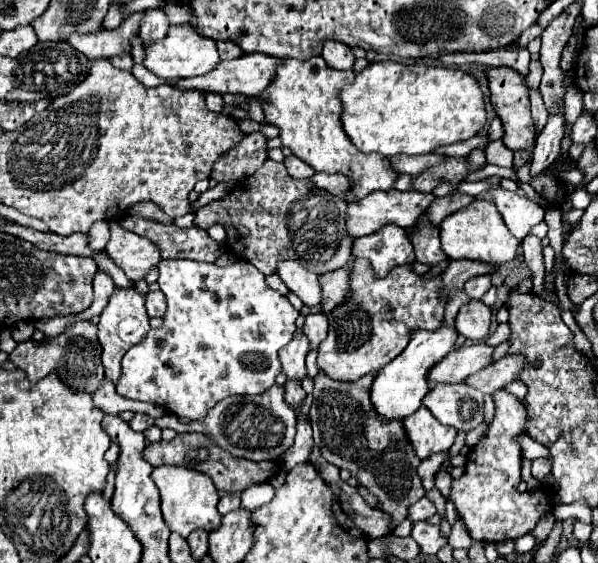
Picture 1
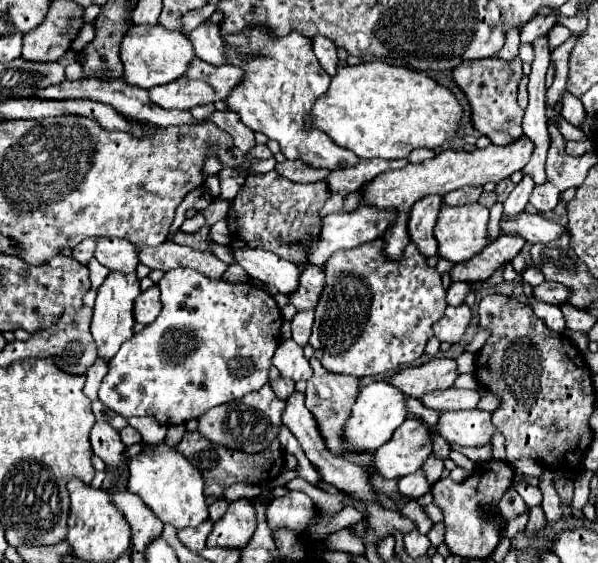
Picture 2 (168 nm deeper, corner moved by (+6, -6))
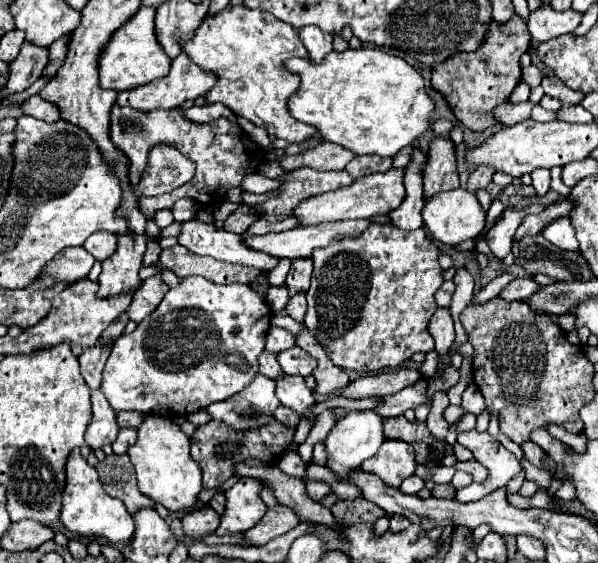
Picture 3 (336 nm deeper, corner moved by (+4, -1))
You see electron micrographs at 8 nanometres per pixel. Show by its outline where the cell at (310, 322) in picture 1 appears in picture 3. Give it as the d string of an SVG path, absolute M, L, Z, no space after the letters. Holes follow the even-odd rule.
M299 293L299 295L291 297L289 303L287 303L287 307L285 307L285 311L287 311L295 321L303 323L303 319L305 319L305 311L307 311L307 299L305 299L305 295Z

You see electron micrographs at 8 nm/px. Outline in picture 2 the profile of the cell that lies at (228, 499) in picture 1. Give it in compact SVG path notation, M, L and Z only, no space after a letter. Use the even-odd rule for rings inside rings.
M219 498L219 500L215 500L211 506L209 506L209 518L213 520L213 522L217 522L223 514L225 514L225 510L227 510L227 500L225 498Z

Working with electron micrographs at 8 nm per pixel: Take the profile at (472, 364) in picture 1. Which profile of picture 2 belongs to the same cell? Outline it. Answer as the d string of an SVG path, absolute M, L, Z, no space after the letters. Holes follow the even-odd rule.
M433 358L431 362L427 362L423 366L405 368L385 380L391 382L405 396L421 398L427 392L449 388L455 382L455 378L459 376L455 368L457 368L457 364L453 358Z

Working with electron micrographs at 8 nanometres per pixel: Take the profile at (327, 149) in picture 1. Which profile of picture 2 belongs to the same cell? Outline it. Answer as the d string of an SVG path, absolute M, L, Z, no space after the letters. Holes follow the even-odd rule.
M255 26L253 30L245 28L239 34L227 34L227 36L223 36L223 42L225 42L225 52L227 52L227 64L237 66L237 68L243 70L241 82L231 90L231 94L223 102L227 104L229 110L239 114L239 118L245 126L249 126L253 132L263 132L271 140L275 138L281 144L281 152L285 154L287 160L297 160L299 158L299 160L305 160L307 164L311 164L315 168L331 168L331 170L337 170L341 166L351 166L359 160L353 152L347 152L345 148L339 148L333 140L329 140L325 136L325 132L303 128L303 120L305 120L307 112L311 110L313 102L321 94L327 92L329 82L331 82L331 76L319 66L309 38L299 36L299 32L291 32L287 36L275 36L267 28ZM241 56L251 56L251 60L245 62L245 60L241 60Z

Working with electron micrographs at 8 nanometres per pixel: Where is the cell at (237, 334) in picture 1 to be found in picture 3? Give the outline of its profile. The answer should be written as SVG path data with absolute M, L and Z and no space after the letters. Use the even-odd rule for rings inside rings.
M185 277L167 291L159 307L145 317L133 333L121 335L109 353L103 369L101 393L115 411L139 411L143 415L187 417L211 403L225 401L245 389L257 375L259 355L265 351L265 337L273 311L263 293L251 285L217 285L205 277Z

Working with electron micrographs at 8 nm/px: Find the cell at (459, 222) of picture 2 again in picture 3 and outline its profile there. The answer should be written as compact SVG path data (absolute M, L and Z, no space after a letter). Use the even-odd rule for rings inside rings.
M453 189L425 199L423 221L435 241L441 241L445 245L457 245L461 241L475 239L485 229L485 211L473 193L465 189Z

